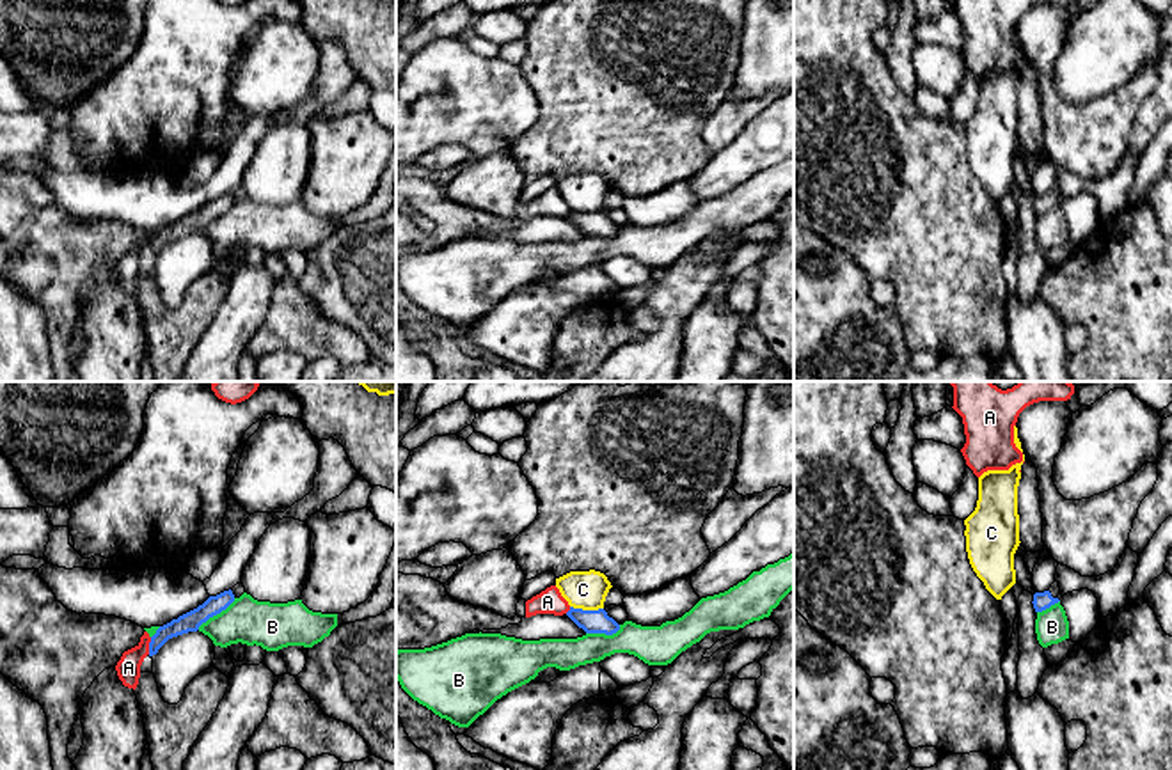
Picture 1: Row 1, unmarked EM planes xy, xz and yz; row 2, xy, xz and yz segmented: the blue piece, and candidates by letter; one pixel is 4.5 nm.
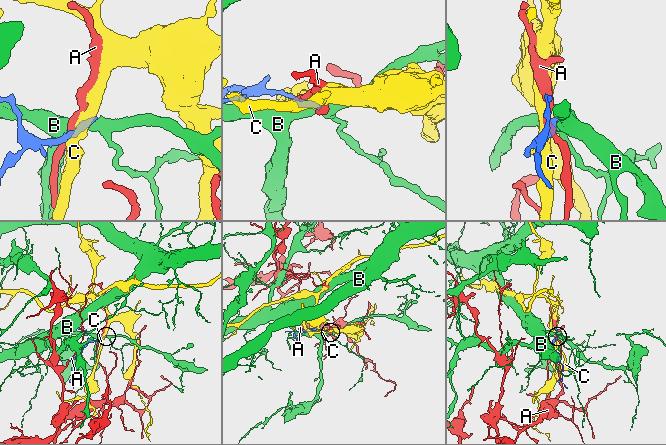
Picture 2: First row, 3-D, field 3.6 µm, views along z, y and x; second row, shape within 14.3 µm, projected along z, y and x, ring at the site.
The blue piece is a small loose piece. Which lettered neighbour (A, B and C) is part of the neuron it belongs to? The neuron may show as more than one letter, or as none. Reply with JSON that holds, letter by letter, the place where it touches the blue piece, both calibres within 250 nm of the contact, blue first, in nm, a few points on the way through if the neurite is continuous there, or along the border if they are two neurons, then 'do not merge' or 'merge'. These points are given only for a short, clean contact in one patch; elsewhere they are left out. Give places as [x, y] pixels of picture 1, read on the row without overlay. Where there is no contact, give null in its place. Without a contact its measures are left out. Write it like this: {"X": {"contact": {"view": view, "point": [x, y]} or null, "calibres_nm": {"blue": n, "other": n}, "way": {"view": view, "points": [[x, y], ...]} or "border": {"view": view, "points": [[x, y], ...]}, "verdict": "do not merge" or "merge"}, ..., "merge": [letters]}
{"A": {"contact": {"view": "xy", "point": [150, 249]}, "calibres_nm": {"blue": 90, "other": 110}, "border": {"view": "xy", "points": [[151, 240], [148, 256]]}, "verdict": "do not merge"}, "B": {"contact": {"view": "xy", "point": [215, 217]}, "calibres_nm": {"blue": 90, "other": 200}, "border": {"view": "xy", "points": [[235, 201], [197, 231]]}, "verdict": "do not merge"}, "C": {"contact": {"view": "xz", "point": [586, 213]}, "calibres_nm": {"blue": 110, "other": 180}, "verdict": "do not merge"}, "merge": []}

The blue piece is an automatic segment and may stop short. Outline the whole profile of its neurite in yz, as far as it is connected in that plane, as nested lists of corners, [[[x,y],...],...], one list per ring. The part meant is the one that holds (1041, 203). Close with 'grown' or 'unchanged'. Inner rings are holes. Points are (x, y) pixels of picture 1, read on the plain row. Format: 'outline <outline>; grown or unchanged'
outline [[[1055,183],[1048,193],[1035,195],[1032,206],[1033,206],[1035,215],[1042,215],[1049,211],[1051,208],[1058,206],[1060,200],[1062,200],[1060,190],[1058,190],[1058,185]]]; grown

